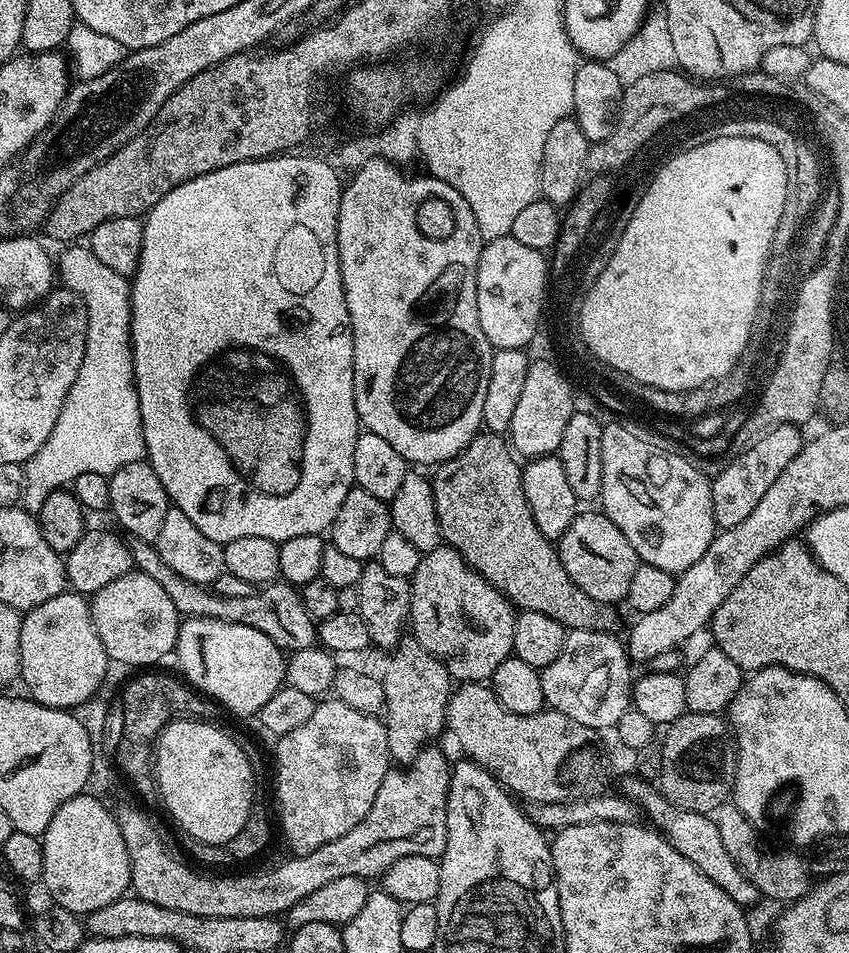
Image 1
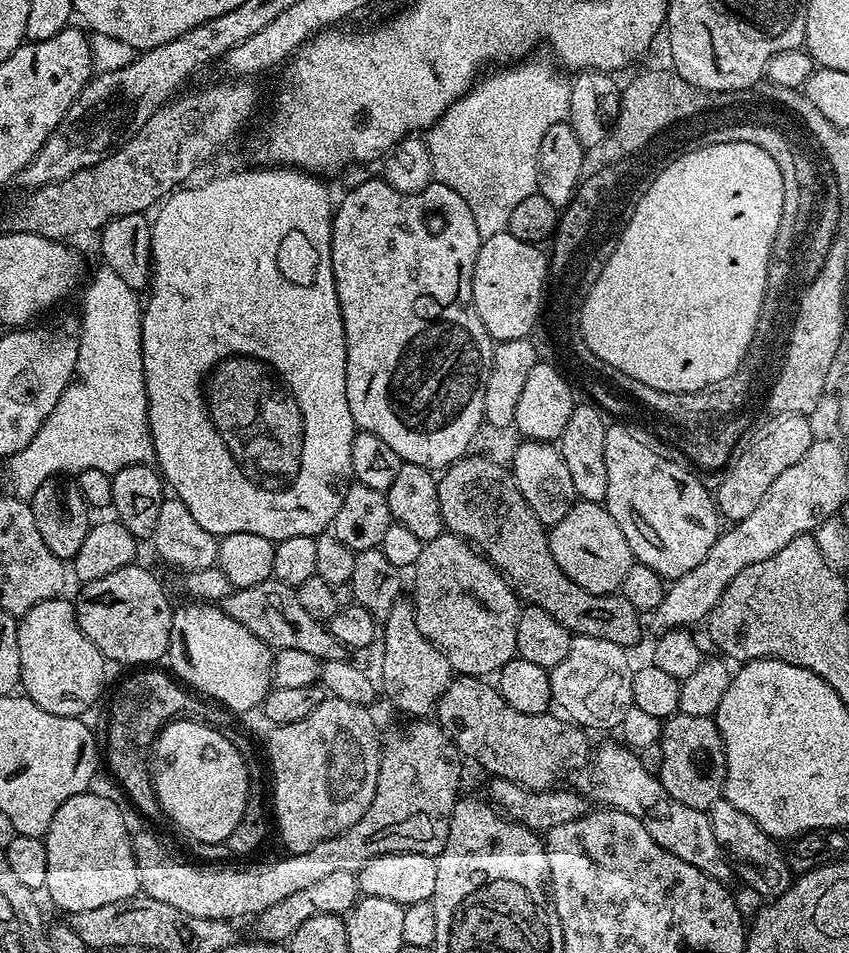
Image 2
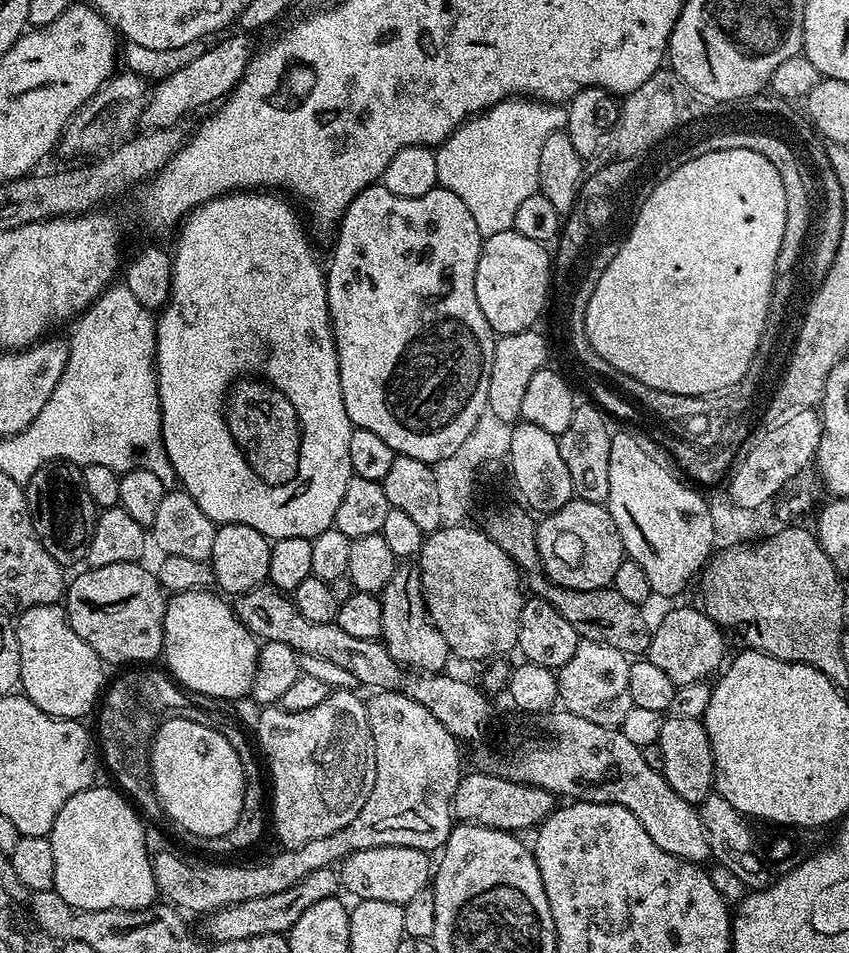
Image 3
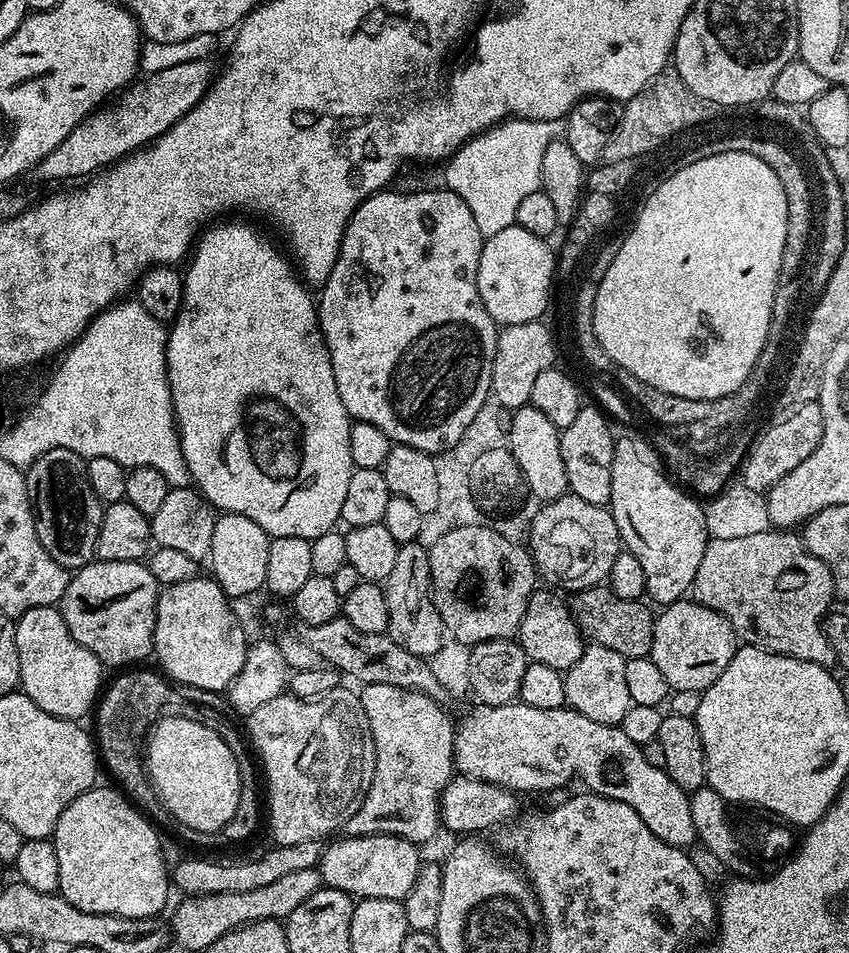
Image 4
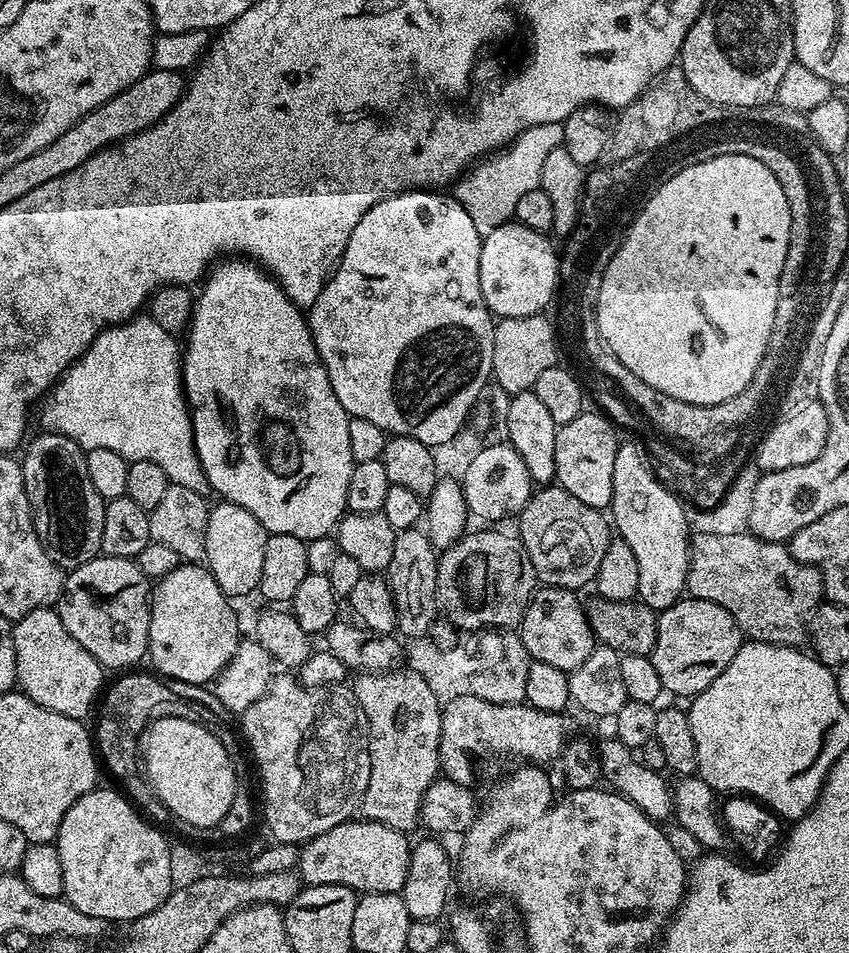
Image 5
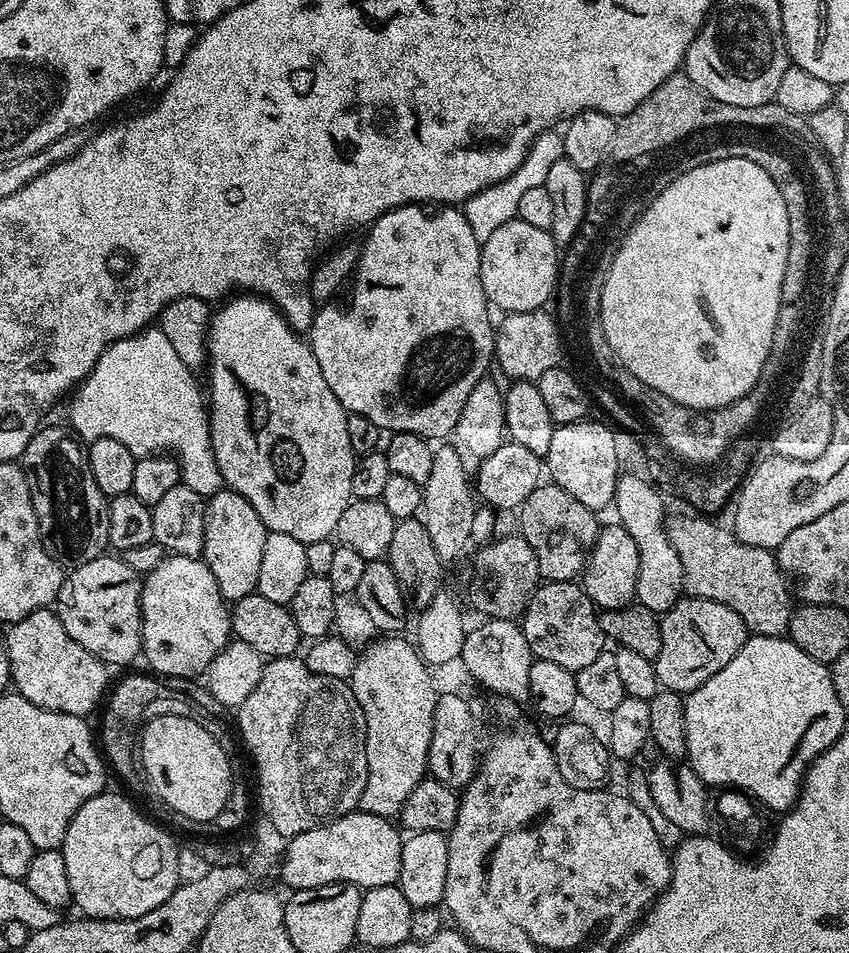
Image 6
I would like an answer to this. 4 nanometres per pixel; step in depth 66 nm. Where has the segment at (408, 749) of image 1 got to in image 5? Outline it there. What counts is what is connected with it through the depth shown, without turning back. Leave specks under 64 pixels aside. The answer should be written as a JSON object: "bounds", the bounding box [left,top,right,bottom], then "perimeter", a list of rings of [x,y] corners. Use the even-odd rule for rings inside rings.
{"bounds":[386,527,438,638],"perimeter":[[[414,527],[396,533],[394,554],[390,558],[390,566],[386,569],[386,579],[396,606],[399,635],[404,638],[423,637],[424,631],[427,633],[438,620],[438,549],[432,544],[427,531]]]}

